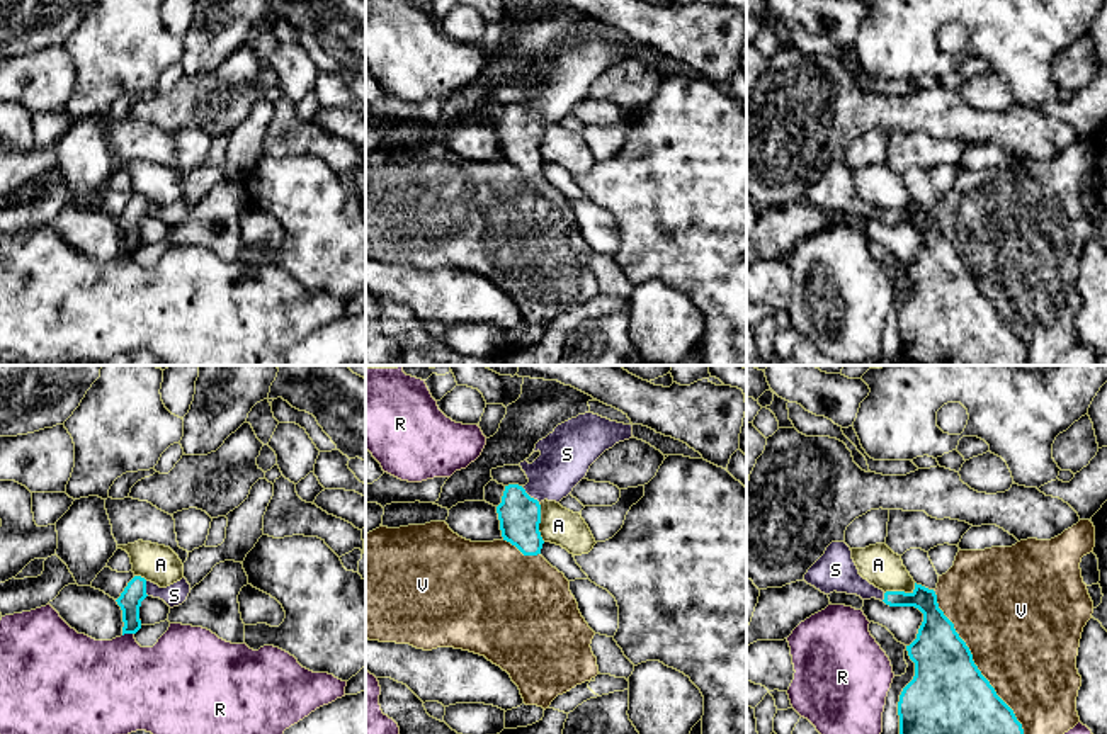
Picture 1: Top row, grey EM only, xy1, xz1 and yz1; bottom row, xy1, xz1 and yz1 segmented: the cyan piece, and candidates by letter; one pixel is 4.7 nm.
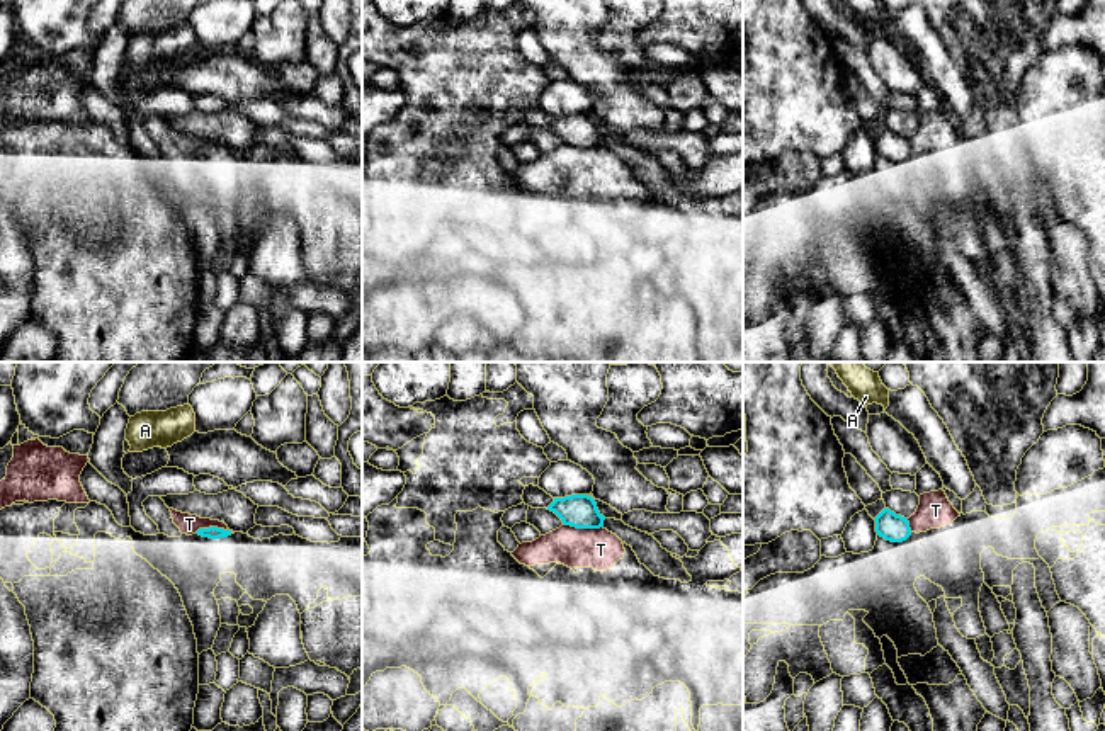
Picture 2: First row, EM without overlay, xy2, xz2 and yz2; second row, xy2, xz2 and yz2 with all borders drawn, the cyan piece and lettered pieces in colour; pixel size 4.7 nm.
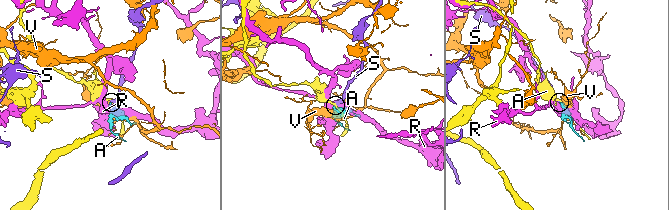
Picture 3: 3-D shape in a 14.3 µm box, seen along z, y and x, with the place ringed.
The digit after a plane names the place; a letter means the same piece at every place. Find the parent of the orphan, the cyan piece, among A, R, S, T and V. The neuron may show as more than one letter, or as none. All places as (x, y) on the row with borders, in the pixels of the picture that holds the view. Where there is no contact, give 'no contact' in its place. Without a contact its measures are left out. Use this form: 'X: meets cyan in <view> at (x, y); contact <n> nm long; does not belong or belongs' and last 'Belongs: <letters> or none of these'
A: meets cyan in xz1 at (539, 522); contact 190 nm long; does not belong
R: meets cyan in xy1 at (128, 632); contact 60 nm long; does not belong
S: meets cyan in xz1 at (529, 496); contact 120 nm long; belongs
T: meets cyan in xz2 at (583, 527); contact 190 nm long; does not belong
V: meets cyan in yz1 at (973, 663); contact 800 nm long; does not belong
Belongs: S

